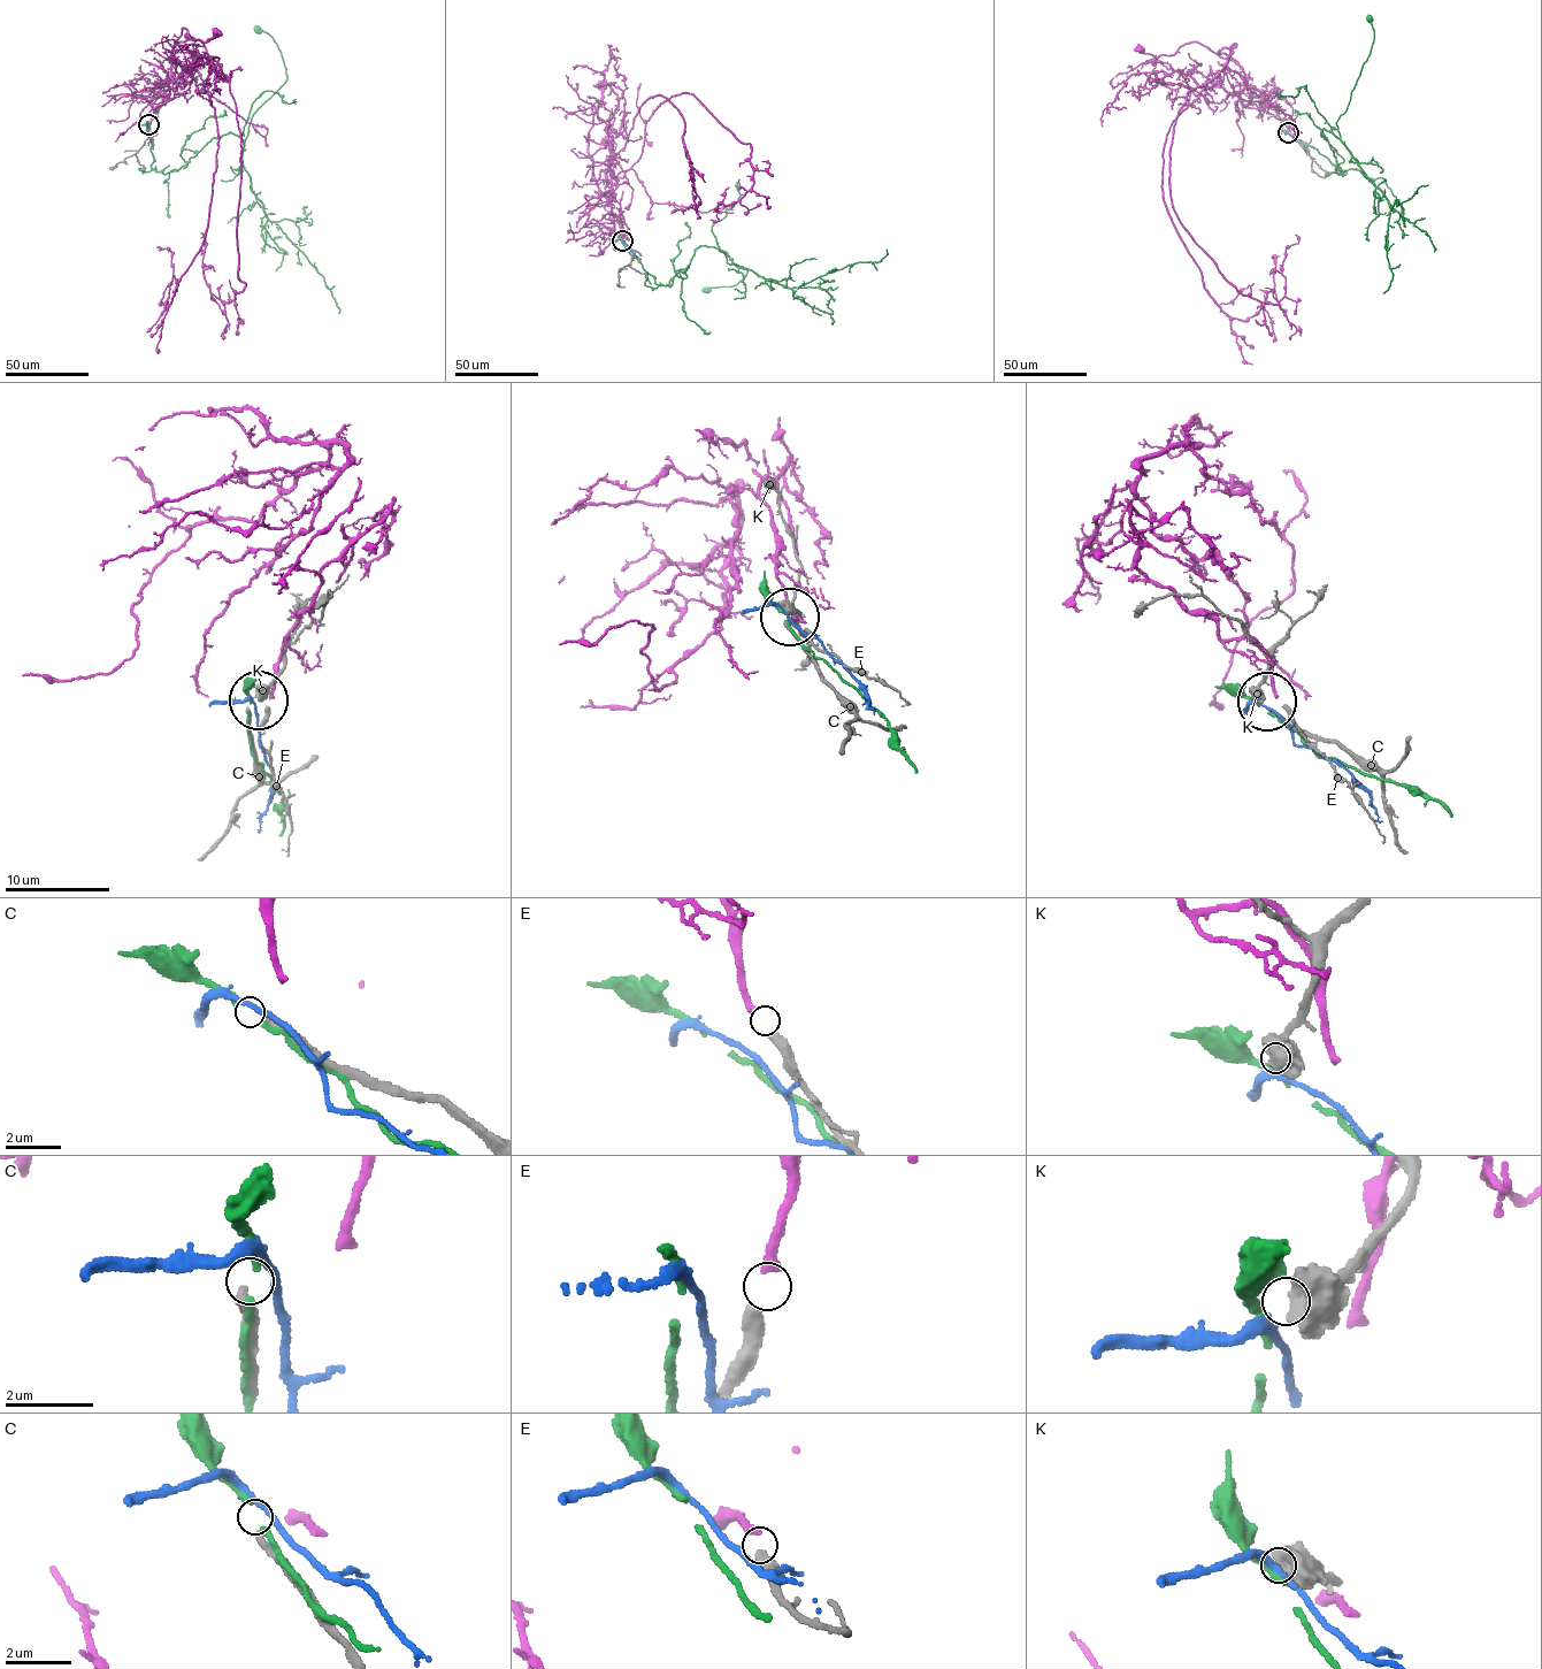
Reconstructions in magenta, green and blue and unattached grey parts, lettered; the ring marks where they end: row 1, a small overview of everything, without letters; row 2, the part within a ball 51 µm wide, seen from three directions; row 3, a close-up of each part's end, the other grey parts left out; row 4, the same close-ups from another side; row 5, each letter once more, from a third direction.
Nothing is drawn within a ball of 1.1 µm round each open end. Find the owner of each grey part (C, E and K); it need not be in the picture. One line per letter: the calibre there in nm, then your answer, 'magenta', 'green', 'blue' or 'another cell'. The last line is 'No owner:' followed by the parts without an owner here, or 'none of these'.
C: 240 nm thick; another cell
E: 380 nm thick; magenta
K: 550 nm thick; blue
No owner: C

